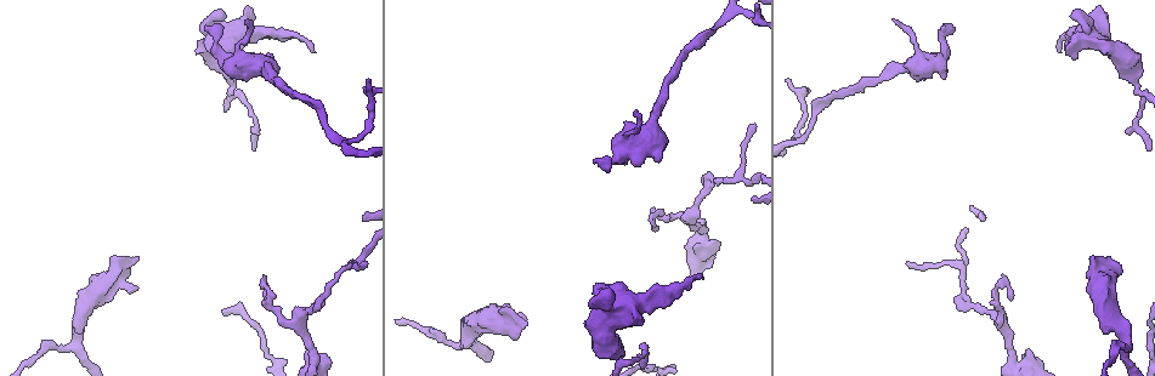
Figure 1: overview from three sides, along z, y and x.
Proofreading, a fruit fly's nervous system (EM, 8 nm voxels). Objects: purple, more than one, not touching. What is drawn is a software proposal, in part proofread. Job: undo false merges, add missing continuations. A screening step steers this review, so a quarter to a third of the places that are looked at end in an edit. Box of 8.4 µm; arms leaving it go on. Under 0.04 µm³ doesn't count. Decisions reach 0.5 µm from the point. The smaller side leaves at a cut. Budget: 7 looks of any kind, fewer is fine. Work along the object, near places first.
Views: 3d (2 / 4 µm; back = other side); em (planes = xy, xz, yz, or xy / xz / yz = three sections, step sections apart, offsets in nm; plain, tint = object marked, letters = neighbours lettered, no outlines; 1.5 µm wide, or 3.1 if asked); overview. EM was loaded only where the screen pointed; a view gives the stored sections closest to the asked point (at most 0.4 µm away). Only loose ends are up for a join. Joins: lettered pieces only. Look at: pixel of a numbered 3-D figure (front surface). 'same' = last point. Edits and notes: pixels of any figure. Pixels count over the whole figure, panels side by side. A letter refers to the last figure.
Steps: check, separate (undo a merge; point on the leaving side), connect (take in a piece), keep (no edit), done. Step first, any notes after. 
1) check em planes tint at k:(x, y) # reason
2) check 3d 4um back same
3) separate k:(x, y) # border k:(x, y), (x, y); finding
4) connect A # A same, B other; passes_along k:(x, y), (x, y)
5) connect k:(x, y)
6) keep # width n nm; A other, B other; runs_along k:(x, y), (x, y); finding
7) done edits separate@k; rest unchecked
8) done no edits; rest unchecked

check em planes letters at 1:(656, 158) # branch stops here

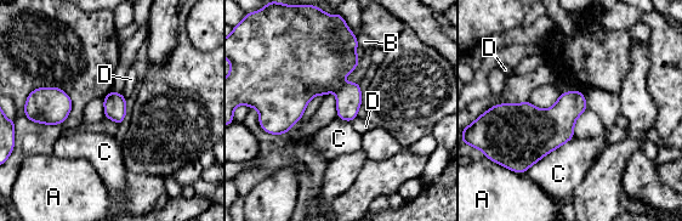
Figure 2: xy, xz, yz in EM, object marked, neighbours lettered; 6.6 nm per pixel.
keep # A other, B other, C other, D other; border 2:(574, 136), (546, 153), (522, 174); none of them fits

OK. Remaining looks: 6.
check em planes tint at 1:(316, 306) # abrupt turn

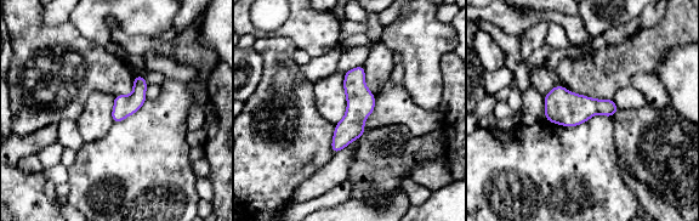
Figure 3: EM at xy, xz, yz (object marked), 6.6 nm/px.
check em planes letters same

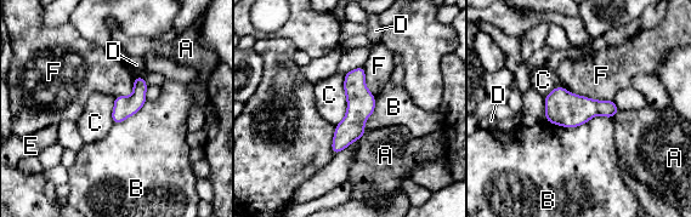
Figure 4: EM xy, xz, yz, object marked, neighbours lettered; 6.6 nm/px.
keep # width 140 nm; A other, B other, C other, D other, E other, F other; runs_along 4:(361, 70), (357, 113), (335, 149); all the same neuron

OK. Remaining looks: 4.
check em planes letters at 1:(699, 275) # free end

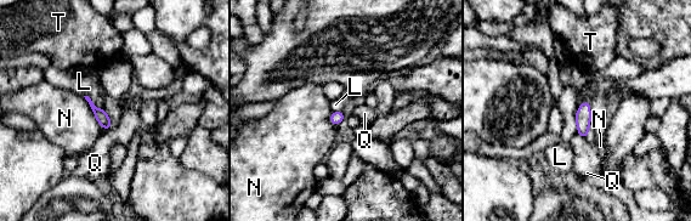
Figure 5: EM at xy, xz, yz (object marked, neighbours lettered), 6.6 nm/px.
keep # L other, N other, Q other, T other; border 5:(576, 109), (575, 122), (578, 136); no lettered piece goes on from it

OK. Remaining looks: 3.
done no edits; rest unchecked

